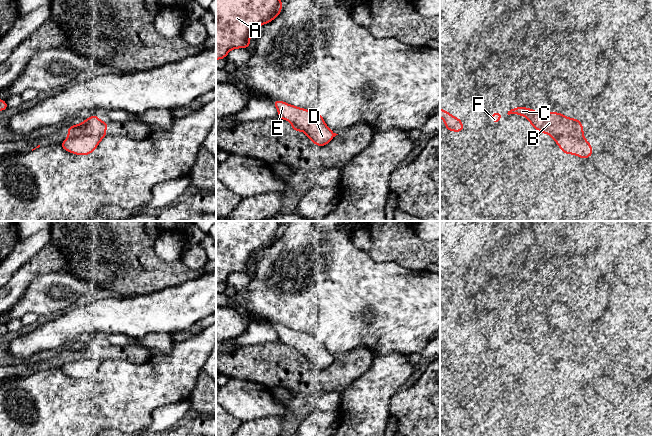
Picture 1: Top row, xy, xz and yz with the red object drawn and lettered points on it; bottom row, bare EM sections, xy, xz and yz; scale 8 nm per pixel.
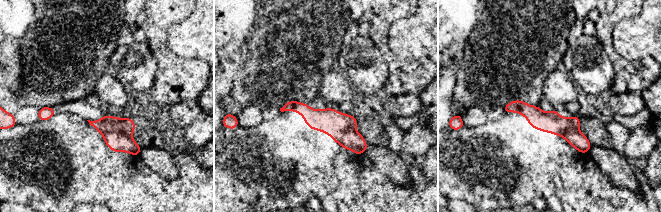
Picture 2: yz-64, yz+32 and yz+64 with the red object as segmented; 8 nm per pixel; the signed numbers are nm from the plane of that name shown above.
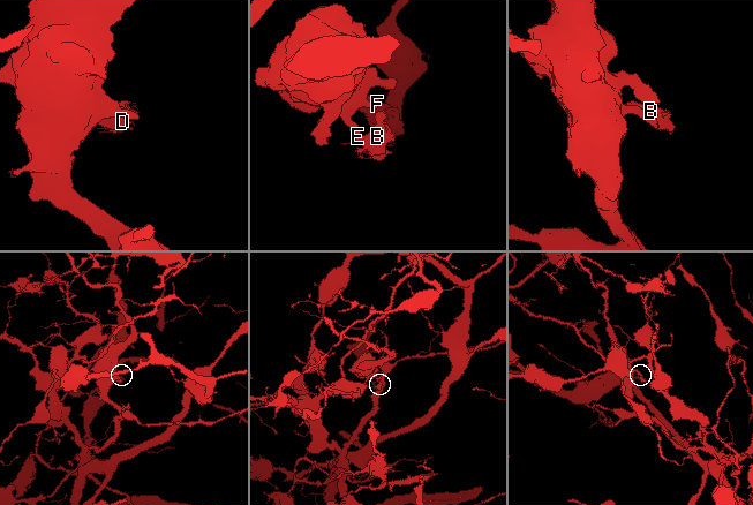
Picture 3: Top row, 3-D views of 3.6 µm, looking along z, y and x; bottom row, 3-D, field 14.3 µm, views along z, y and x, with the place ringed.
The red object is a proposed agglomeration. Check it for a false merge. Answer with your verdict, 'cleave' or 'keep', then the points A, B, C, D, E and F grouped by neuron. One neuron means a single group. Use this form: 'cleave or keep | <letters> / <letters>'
cleave | A D E F / B C

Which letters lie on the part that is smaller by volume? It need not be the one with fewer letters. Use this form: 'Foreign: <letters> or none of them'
Foreign: B, C

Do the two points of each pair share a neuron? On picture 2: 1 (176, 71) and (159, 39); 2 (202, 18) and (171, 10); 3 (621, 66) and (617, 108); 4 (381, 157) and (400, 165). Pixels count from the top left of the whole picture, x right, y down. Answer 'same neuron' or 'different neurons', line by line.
1: same neuron
2: different neurons
3: different neurons
4: same neuron

